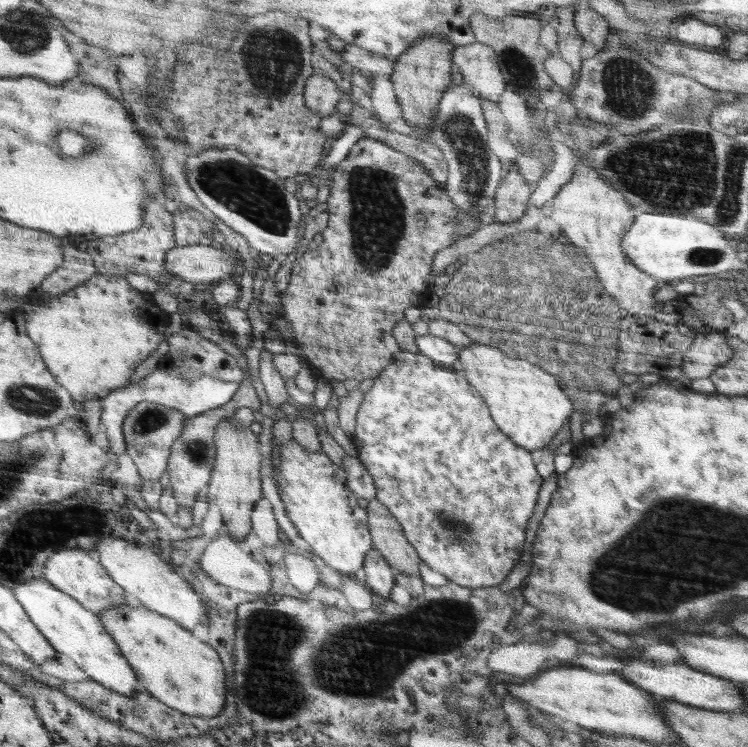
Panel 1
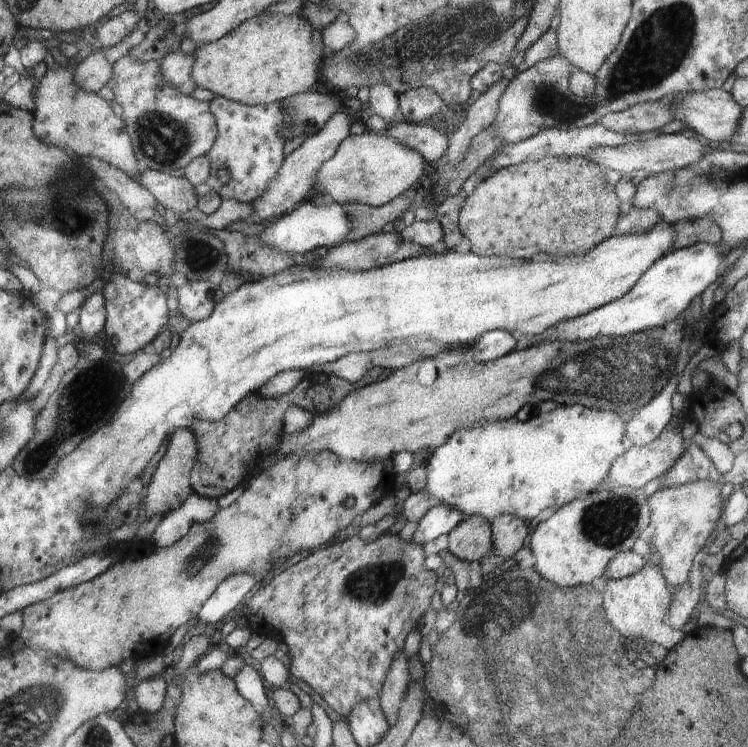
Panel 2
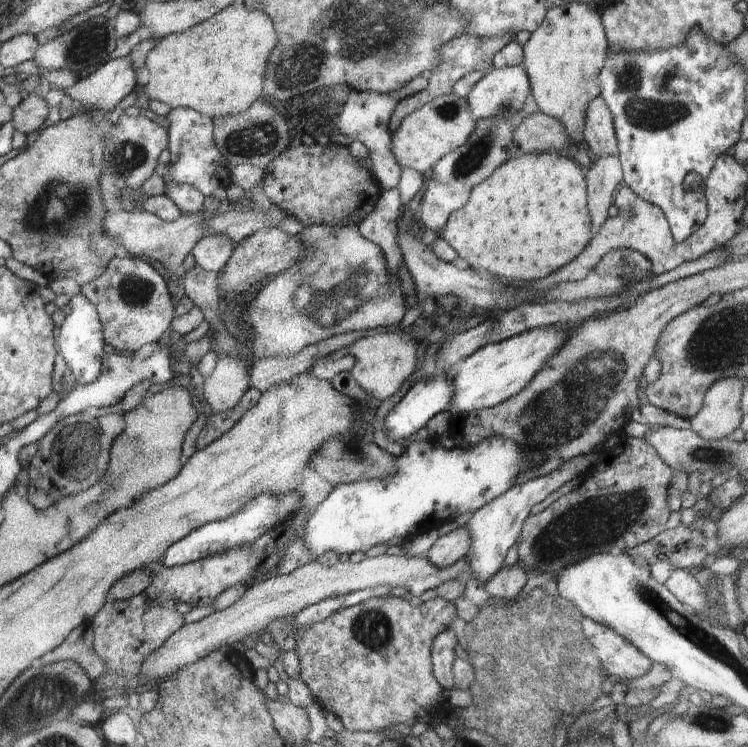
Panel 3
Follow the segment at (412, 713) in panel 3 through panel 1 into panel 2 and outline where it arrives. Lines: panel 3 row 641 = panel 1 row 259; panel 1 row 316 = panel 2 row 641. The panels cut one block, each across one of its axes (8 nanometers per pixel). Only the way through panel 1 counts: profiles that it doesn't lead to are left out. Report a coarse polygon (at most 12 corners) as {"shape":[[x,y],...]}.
{"shape":[[361,532],[241,609],[345,719],[437,591],[421,544]]}

